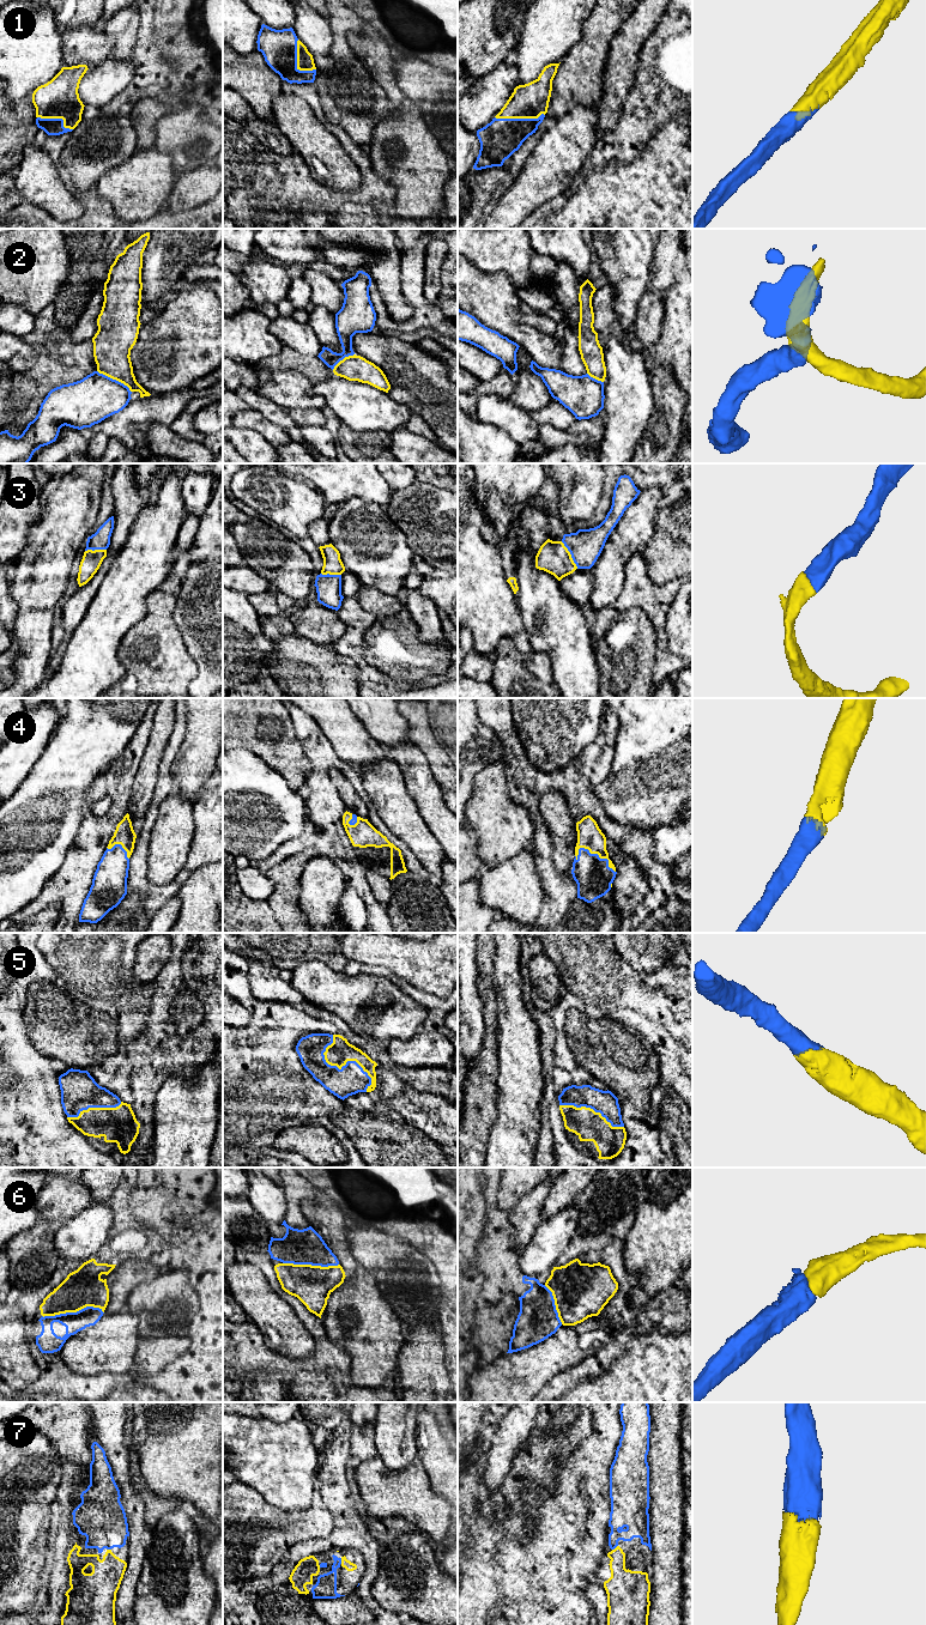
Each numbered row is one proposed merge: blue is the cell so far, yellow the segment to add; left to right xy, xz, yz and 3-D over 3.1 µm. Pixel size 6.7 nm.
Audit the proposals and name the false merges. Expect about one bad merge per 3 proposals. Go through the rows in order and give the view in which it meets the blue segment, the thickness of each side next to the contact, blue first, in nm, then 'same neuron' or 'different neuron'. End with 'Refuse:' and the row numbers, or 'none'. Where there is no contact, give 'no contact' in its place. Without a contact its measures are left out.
1: contact in yz; calibres 260 and 240 nm; same neuron
2: contact in xy; calibres 320 and 260 nm; different neuron
3: contact in yz; calibres 220 and 220 nm; same neuron
4: contact in yz; calibres 240 and 170 nm; same neuron
5: contact in xz; calibres 200 and 160 nm; same neuron
6: contact in xy; calibres 150 and 260 nm; same neuron
7: contact in xz; calibres 140 and 60 nm; same neuron
Refuse: 2

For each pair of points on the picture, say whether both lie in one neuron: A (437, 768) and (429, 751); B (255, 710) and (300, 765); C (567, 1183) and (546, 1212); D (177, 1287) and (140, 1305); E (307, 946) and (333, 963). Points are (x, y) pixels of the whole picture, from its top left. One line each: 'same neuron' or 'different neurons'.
A: same neuron
B: same neuron
C: same neuron
D: same neuron
E: same neuron

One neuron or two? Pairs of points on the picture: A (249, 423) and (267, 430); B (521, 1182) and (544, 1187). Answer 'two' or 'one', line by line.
A: one
B: two

